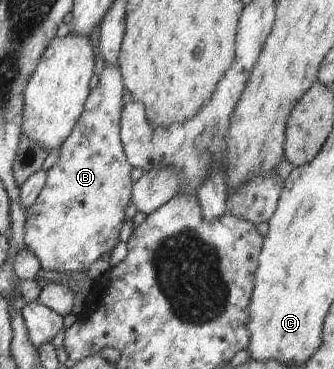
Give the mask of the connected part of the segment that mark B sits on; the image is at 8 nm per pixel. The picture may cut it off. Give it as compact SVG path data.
M99 64L98 67L98 76L99 82L86 98L86 103L84 104L84 111L78 119L78 123L74 126L72 133L68 136L68 139L64 141L61 145L62 149L60 149L60 157L57 159L56 164L47 171L47 180L46 185L41 189L41 192L38 194L36 201L28 207L27 210L27 220L25 221L25 234L23 237L26 249L34 252L34 255L39 259L41 263L42 269L45 269L48 272L48 275L52 271L56 271L58 273L74 273L74 271L87 271L90 265L94 263L97 259L100 259L102 255L106 255L106 253L110 253L118 242L120 242L119 233L124 220L124 211L126 207L131 204L131 191L133 181L130 178L130 171L132 171L132 166L126 157L126 154L123 150L123 145L119 136L120 131L120 122L121 122L121 113L123 107L125 106L122 97L124 97L124 82L123 77L119 68L119 65L116 64Z

